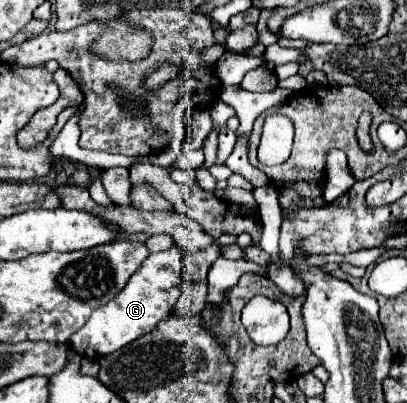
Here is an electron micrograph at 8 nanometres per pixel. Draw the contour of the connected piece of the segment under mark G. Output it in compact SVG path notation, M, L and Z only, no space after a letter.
M170 247L160 253L152 253L142 267L130 277L126 287L106 305L98 307L90 319L78 329L68 341L70 347L82 357L110 355L120 347L132 343L134 339L150 333L158 321L162 321L162 313L170 313L180 295L178 283L182 273L182 251L178 247Z

